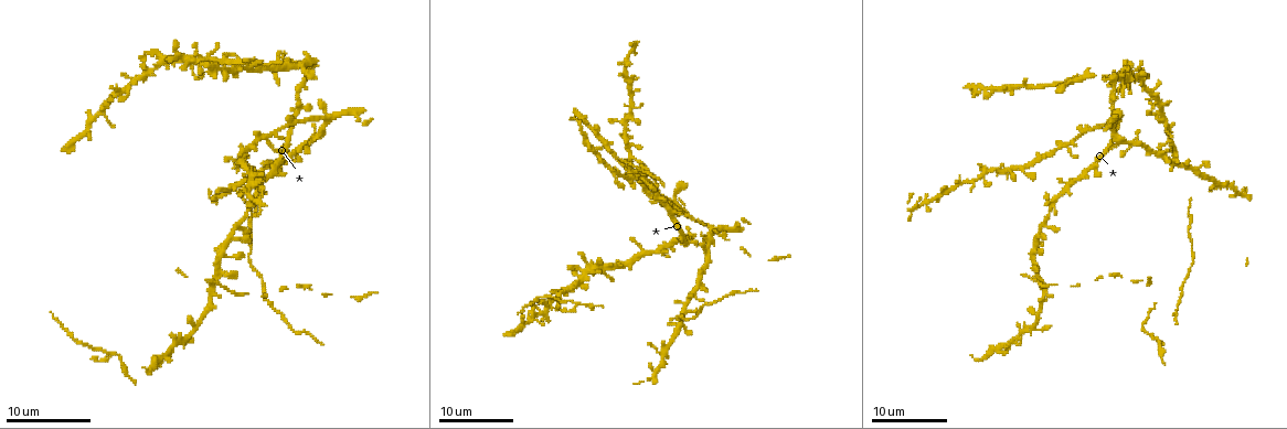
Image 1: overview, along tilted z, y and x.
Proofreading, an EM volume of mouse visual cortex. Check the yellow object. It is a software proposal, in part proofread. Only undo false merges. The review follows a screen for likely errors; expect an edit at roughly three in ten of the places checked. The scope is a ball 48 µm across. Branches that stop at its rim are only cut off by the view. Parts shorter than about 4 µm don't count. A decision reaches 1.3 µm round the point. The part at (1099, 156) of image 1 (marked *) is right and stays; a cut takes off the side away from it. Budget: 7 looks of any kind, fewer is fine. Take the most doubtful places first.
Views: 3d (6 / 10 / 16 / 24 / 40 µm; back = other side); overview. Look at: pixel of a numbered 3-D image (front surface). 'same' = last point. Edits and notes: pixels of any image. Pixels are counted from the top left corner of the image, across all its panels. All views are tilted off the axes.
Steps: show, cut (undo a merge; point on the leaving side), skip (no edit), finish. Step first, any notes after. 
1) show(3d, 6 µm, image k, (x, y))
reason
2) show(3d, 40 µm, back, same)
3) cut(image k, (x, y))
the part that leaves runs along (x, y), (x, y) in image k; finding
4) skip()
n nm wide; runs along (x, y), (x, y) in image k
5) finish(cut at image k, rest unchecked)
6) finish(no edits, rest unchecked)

show(3d, 24 µm, image 1, (1035, 275))
thin arm on a thick one

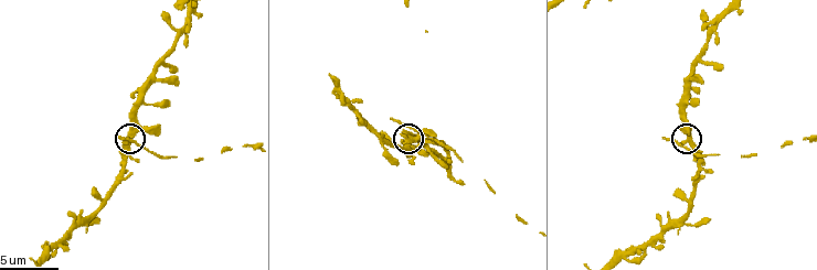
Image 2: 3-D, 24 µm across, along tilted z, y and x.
show(3d, 6 µm, image 2, (127, 141))

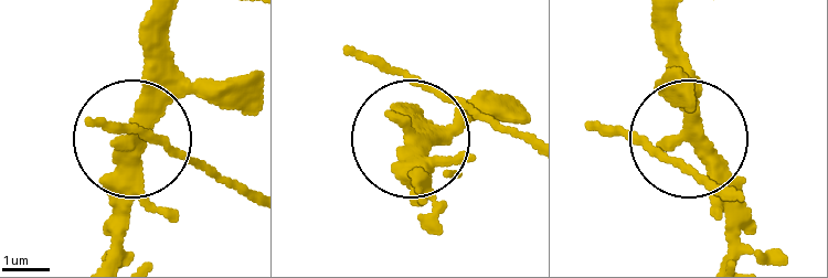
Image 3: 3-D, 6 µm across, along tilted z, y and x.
skip()
4 arms; continuous, no second neuron

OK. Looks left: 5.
show(3d, 10 µm, image 2, (681, 221))
three-way junction

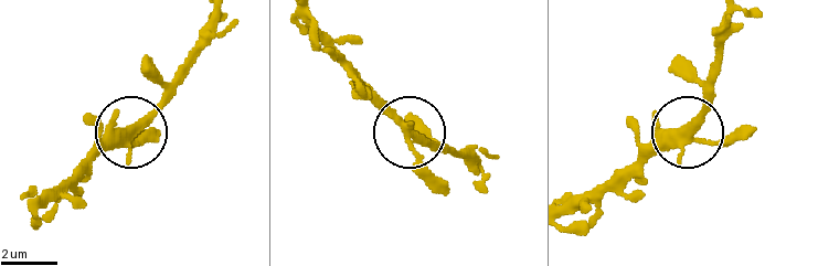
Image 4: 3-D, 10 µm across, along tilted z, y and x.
show(3d, 6 µm, image 4, (410, 135))

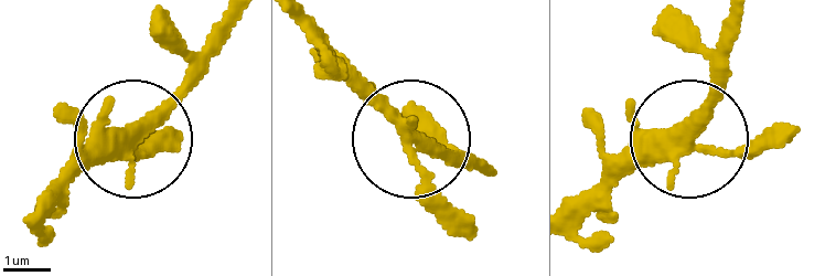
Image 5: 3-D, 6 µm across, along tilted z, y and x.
skip()
3 arms; continuous, no second neuron

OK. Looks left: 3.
show(3d, 24 µm, image 1, (1197, 169))
four-way junction

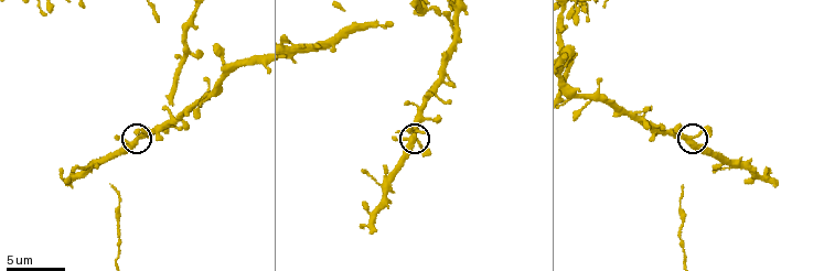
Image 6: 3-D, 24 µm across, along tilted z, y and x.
show(3d, 10 µm, image 6, (693, 138))

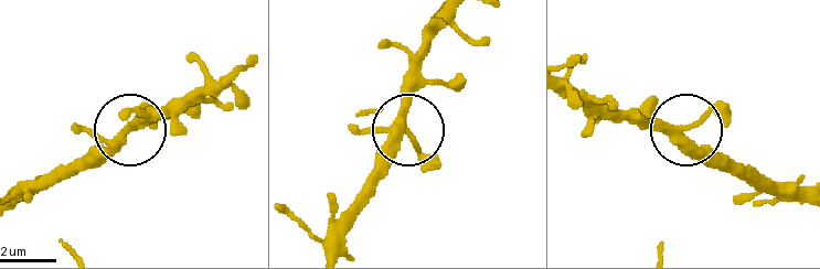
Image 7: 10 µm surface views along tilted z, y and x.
skip()
290 nm wide; runs along (451, 14), (421, 64), (405, 127), (374, 167) in image 7; one neuron here

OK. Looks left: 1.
finish(no edits, rest unchecked)

